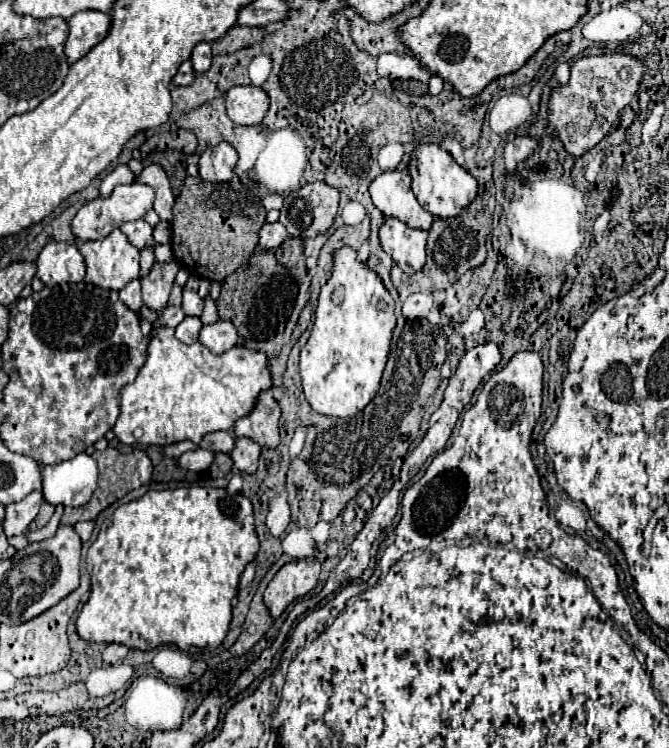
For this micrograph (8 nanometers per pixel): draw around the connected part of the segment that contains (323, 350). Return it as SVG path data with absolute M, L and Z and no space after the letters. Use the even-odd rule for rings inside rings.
M343 246L333 252L333 272L329 280L321 286L319 302L315 308L315 322L311 328L311 336L301 350L301 378L303 378L303 392L311 408L319 414L327 416L355 416L373 400L379 388L379 380L387 362L389 346L391 346L391 332L395 328L395 302L385 288L383 280L375 270L369 270L365 262L357 260L357 252L349 246Z

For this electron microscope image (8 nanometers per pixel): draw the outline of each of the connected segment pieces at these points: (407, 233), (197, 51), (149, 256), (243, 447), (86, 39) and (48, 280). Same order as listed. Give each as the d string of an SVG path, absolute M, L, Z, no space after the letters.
M387 218L379 230L379 240L381 248L405 274L415 274L425 266L425 230L415 230L397 218Z
M197 42L191 54L191 62L195 72L207 72L211 66L211 44L209 42Z
M149 247L143 250L140 254L140 278L143 278L150 272L154 263L154 248Z
M235 438L235 448L231 450L231 458L233 464L239 472L249 472L255 474L257 472L257 460L259 460L259 452L261 446L249 438Z
M85 10L77 12L69 20L69 38L65 42L65 54L69 64L77 62L81 56L85 56L95 44L99 44L111 26L111 16L97 10Z
M53 242L47 244L37 258L37 276L49 288L81 282L85 276L85 260L77 246Z

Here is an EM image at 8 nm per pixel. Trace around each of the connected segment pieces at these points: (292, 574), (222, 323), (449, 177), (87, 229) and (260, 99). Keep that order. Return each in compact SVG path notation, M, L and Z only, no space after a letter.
M317 558L287 562L269 582L265 590L265 604L273 618L281 616L285 608L311 592L319 580L321 564Z
M217 320L215 324L203 326L199 342L207 346L213 354L223 354L237 344L237 330L229 320Z
M437 144L417 146L409 164L409 172L413 176L413 192L419 204L437 218L459 216L459 212L465 210L477 198L477 180Z
M145 184L117 186L109 198L105 198L105 200L103 200L103 198L95 198L95 200L87 202L87 204L77 212L77 216L75 216L73 222L71 222L73 234L79 238L79 242L103 240L107 234L111 234L111 230L121 228L121 224L143 218L143 216L151 210L153 198L155 198L153 188L149 188L149 186L145 186Z
M233 86L227 92L227 114L235 124L261 124L269 110L269 96L257 86Z

